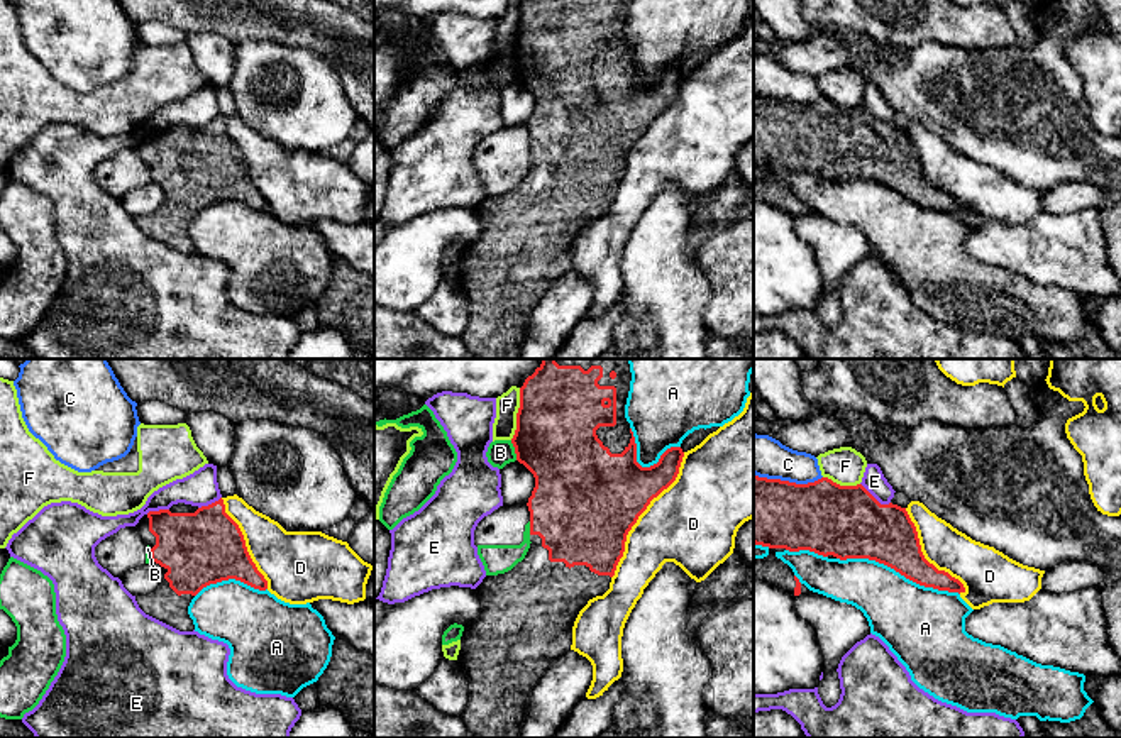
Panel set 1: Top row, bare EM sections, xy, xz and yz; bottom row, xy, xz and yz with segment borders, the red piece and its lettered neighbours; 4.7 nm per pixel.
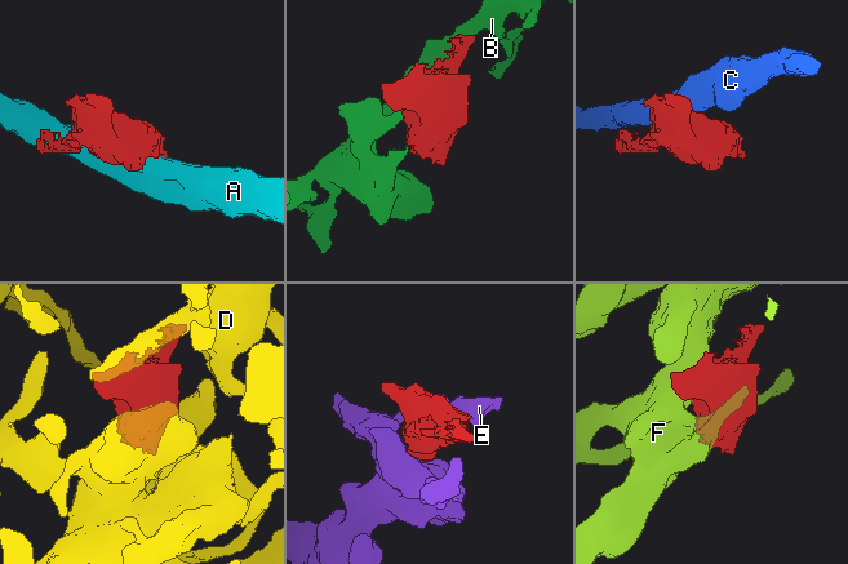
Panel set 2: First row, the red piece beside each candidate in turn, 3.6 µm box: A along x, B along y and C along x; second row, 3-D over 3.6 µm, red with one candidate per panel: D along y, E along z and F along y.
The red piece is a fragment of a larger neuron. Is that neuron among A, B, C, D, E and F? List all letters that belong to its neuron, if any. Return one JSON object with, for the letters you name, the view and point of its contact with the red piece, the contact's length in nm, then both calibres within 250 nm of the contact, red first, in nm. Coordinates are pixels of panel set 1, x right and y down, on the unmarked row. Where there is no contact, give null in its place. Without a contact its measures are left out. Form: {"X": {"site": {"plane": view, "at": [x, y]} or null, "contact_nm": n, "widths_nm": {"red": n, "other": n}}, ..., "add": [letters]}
{"add": []}

